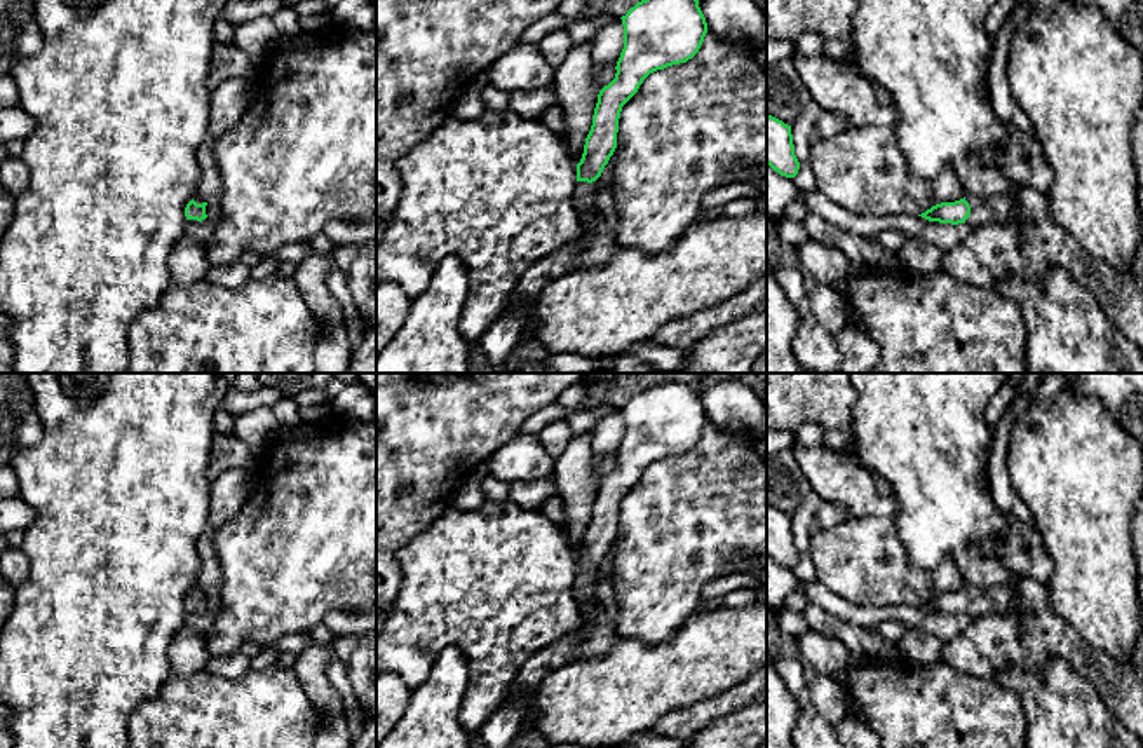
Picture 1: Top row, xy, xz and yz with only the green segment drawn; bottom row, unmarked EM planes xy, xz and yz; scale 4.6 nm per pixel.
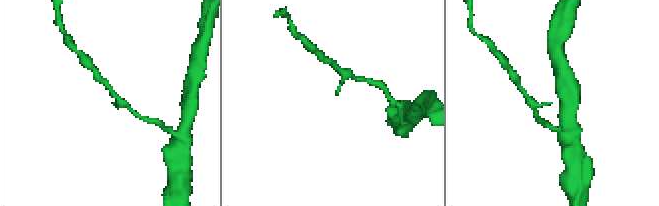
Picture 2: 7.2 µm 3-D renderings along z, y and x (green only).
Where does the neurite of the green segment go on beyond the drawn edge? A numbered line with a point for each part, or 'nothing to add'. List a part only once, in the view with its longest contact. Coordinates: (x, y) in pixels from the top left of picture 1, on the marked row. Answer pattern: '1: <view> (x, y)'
1: yz (1025, 204)

